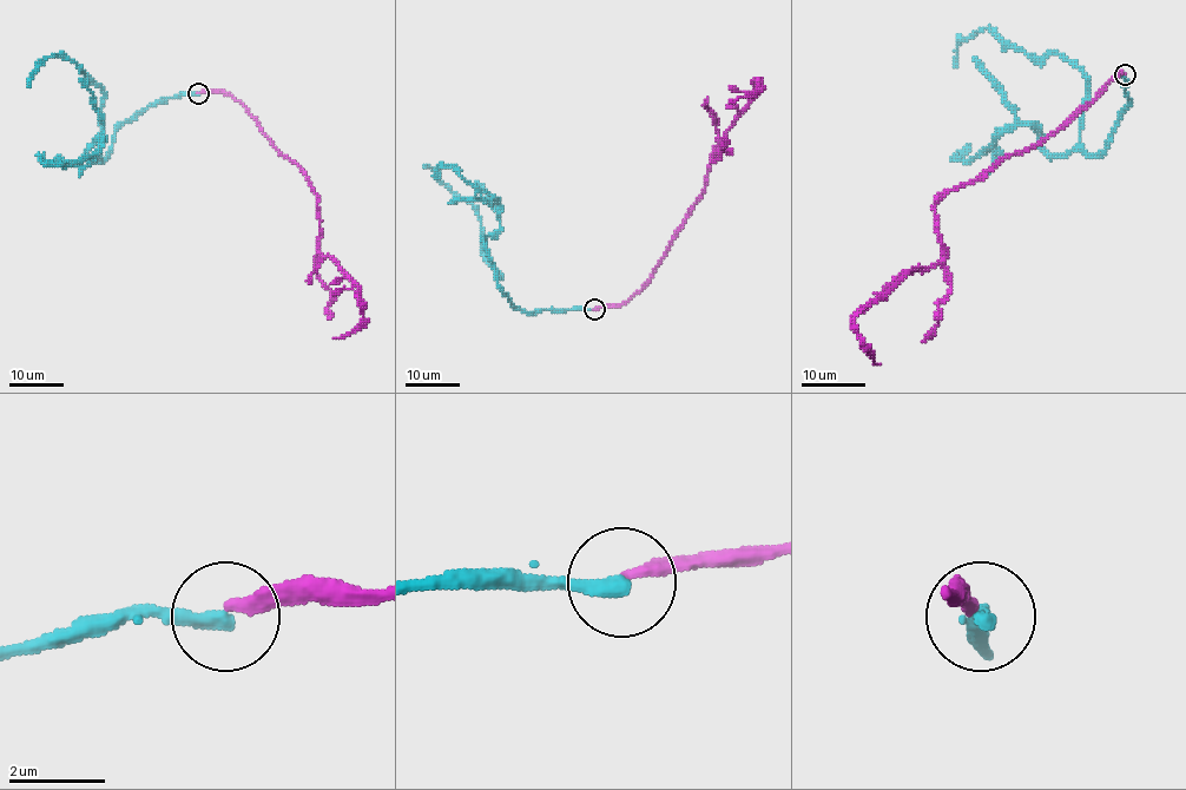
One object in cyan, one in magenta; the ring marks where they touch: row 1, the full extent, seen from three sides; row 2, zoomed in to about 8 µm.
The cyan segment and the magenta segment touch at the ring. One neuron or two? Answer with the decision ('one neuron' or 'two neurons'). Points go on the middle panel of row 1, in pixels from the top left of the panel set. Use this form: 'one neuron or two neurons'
two neurons

